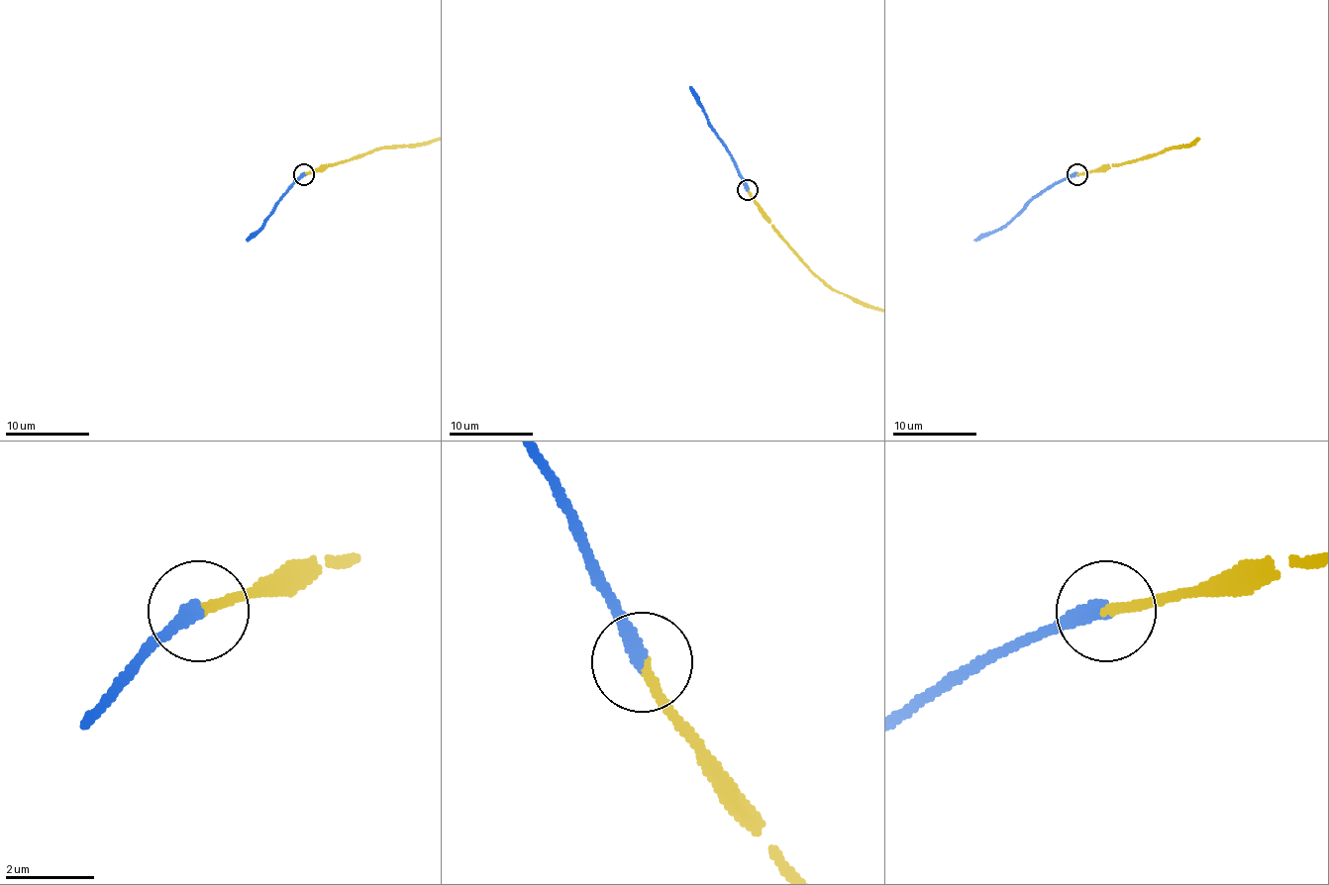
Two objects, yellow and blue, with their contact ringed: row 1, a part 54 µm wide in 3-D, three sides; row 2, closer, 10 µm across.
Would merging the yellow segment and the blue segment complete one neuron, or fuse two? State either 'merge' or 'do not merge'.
merge

